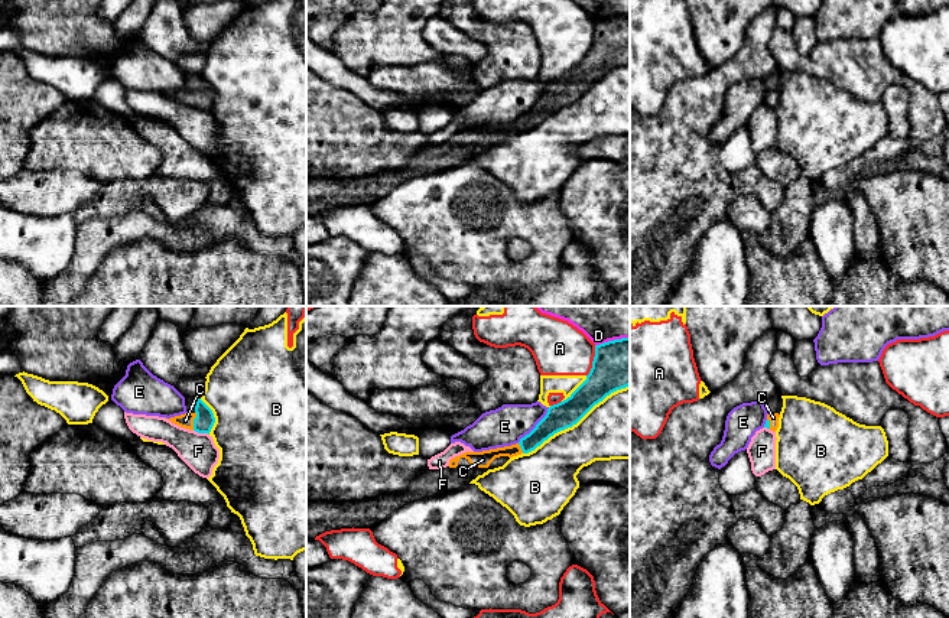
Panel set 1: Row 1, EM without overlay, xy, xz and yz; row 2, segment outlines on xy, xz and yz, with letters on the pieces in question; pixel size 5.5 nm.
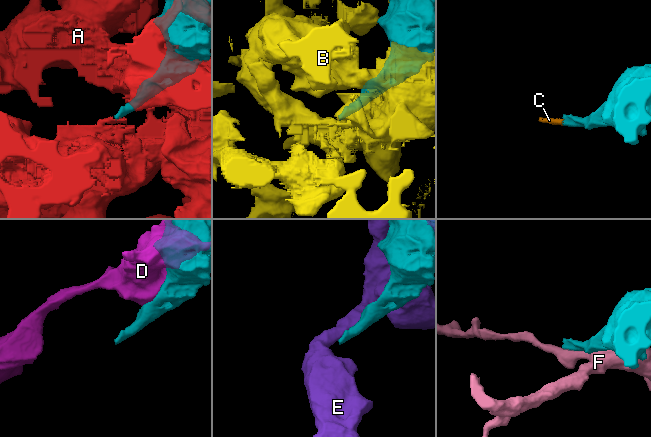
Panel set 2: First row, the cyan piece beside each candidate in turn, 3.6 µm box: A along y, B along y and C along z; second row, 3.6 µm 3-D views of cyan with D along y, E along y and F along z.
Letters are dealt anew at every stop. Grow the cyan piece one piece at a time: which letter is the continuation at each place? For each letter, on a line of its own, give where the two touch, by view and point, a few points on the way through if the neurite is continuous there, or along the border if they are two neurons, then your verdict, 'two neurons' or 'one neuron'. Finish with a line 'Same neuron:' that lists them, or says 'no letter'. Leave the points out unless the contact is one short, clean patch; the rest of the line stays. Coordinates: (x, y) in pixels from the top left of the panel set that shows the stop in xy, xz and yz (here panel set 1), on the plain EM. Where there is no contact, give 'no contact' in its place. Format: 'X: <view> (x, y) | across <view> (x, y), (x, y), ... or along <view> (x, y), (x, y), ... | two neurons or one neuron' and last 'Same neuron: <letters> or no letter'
A: xz (592, 38) | two neurons
B: xz (575, 100) | two neurons
C: xy (194, 97) | across xy (202, 100), (194, 97), (185, 97) | one neuron
D: xz (611, 18) | two neurons
E: xz (536, 103) | two neurons
F: xy (201, 109) | two neurons
Same neuron: C

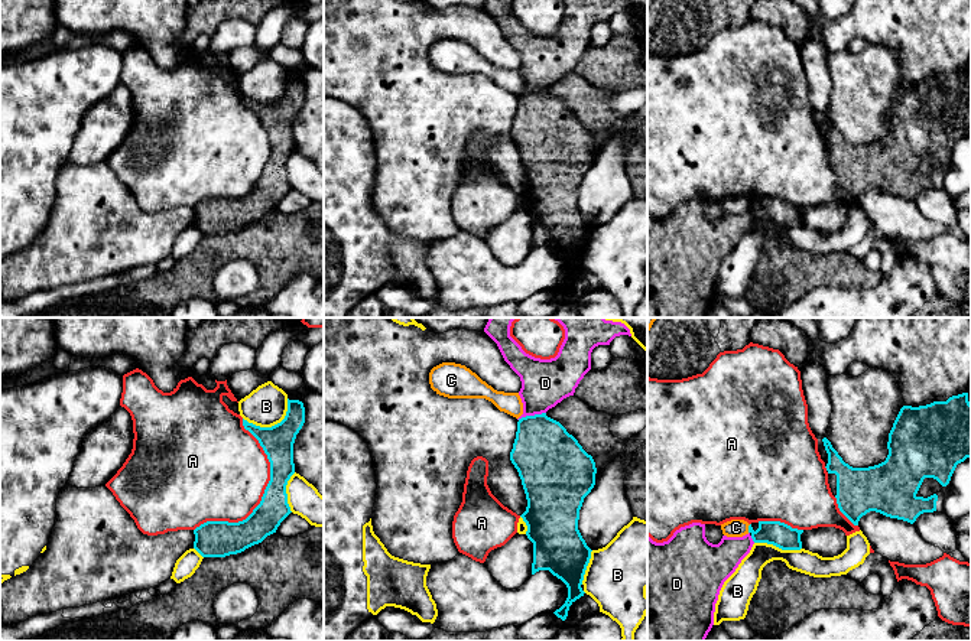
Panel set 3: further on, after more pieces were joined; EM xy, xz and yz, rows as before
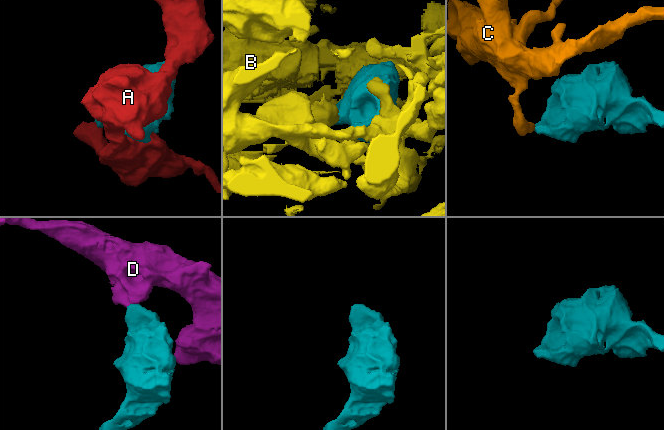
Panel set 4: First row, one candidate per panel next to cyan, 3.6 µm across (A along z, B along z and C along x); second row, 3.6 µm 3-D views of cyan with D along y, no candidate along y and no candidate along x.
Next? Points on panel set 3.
A: xy (263, 171) | two neurons
B: xy (272, 103) | two neurons
C: yz (749, 205) | along yz (750, 201), (747, 208) | two neurons
D: xz (531, 93) | along xz (545, 88), (518, 96) | two neurons
Same neuron: no letter

